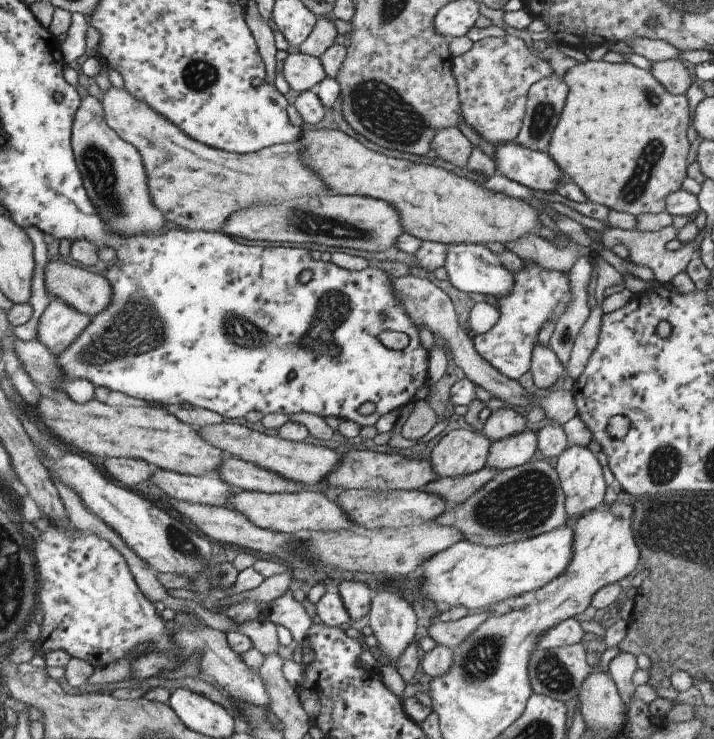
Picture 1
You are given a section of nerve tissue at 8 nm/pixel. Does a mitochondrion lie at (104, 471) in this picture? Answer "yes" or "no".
no

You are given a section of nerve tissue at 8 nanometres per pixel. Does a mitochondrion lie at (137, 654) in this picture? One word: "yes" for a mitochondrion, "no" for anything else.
no

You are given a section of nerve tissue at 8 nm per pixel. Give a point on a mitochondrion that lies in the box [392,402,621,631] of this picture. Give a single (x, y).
(522, 504)

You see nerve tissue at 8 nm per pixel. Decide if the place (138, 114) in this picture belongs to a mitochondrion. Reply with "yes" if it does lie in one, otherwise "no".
no

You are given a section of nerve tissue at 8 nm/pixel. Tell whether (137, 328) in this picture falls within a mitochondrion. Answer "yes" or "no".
yes

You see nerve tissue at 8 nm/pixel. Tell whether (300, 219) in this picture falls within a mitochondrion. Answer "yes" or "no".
yes

